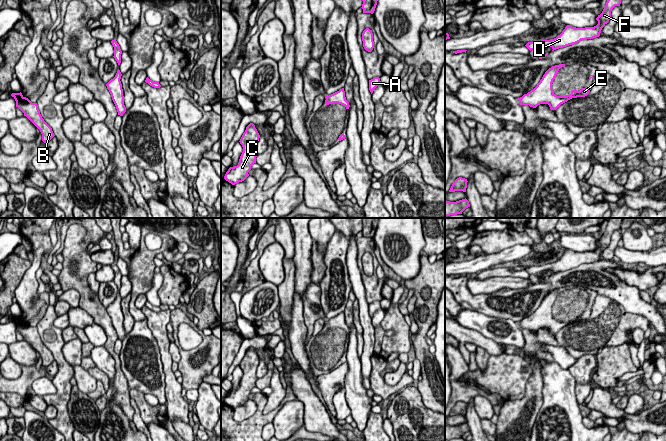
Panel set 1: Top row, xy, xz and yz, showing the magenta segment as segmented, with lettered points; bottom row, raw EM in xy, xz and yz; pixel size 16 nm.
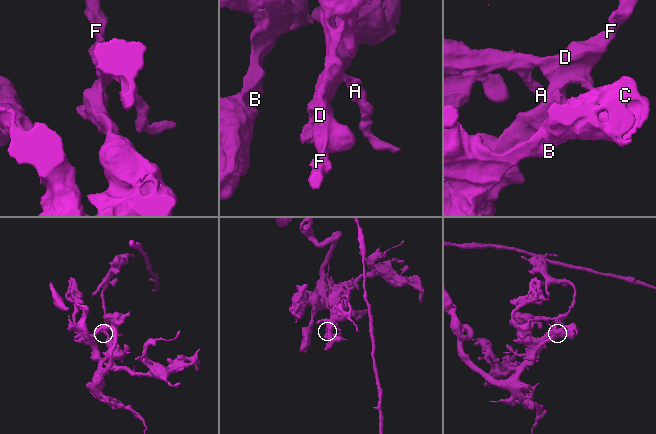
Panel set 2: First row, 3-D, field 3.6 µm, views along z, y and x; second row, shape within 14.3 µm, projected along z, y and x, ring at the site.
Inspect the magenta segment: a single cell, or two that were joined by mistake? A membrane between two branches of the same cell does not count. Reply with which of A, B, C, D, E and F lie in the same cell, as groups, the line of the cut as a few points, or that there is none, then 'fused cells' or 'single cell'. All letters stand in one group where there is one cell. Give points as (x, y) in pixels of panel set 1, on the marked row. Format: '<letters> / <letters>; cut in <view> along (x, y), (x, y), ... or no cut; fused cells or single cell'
A B C D E F; no cut; single cell

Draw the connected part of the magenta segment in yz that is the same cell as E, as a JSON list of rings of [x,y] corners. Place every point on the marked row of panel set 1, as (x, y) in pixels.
[[[559,64],[549,68],[543,75],[537,86],[518,98],[520,105],[529,105],[536,108],[540,104],[548,104],[551,110],[556,110],[561,104],[572,98],[585,97],[589,94],[590,88],[582,88],[580,91],[576,89],[571,91],[570,95],[557,96],[552,89],[552,83],[560,68],[565,64]]]

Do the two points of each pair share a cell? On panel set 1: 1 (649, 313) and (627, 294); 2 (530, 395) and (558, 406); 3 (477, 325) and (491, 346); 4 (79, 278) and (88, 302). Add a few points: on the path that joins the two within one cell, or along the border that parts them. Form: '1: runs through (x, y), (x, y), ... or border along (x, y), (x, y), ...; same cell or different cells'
1: runs through (644, 308), (632, 299); same cell
2: border along (543, 376), (542, 406), (534, 422); different cells
3: border along (463, 327), (477, 330), (499, 344); different cells
4: runs through (80, 284), (87, 296); same cell

